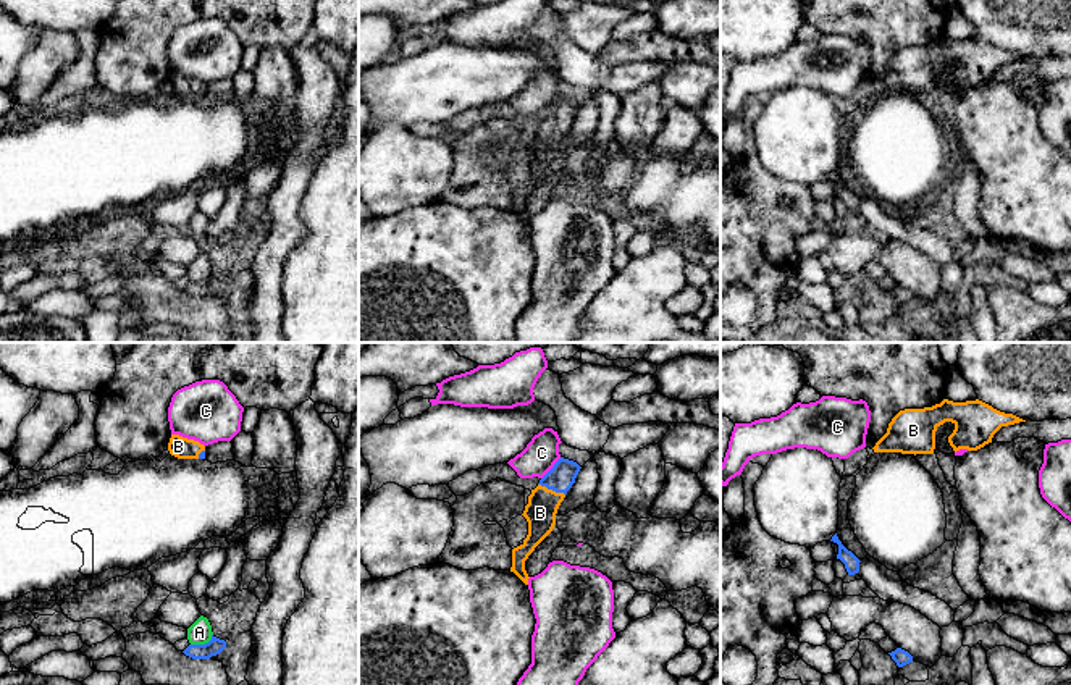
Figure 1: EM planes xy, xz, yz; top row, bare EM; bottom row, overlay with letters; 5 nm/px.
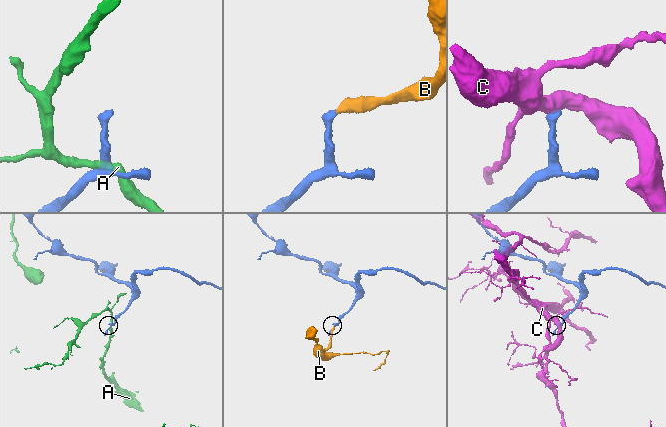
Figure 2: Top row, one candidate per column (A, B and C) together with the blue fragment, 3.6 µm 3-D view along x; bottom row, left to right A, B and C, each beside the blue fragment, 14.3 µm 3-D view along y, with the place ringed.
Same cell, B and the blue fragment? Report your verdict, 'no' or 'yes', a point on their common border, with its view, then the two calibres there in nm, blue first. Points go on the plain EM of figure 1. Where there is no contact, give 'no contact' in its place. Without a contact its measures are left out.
yes; meets blue in xz at (551, 126); 140 nm thick on the blue side, 160 nm on the other

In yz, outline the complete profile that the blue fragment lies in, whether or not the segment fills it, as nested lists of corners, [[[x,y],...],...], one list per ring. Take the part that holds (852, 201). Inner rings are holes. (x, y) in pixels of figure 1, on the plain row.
[[[837,171],[832,174],[834,181],[838,183],[838,192],[837,192],[837,197],[840,197],[843,202],[845,202],[845,207],[848,210],[848,213],[855,213],[859,210],[859,197],[851,191],[848,189],[842,179],[838,178]]]

